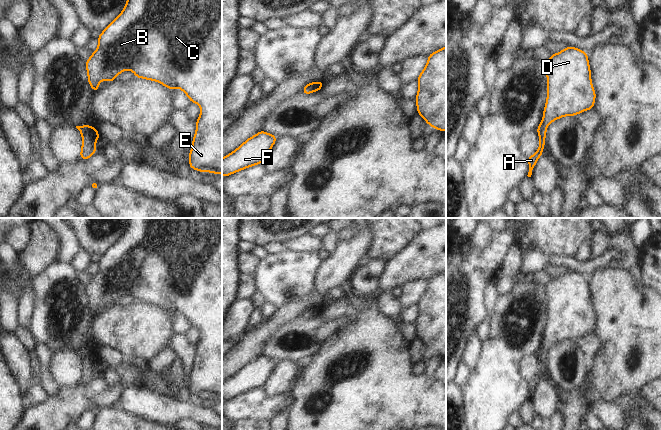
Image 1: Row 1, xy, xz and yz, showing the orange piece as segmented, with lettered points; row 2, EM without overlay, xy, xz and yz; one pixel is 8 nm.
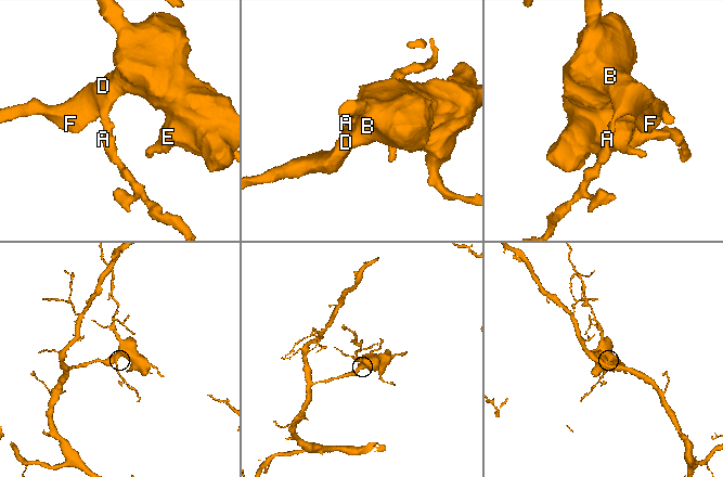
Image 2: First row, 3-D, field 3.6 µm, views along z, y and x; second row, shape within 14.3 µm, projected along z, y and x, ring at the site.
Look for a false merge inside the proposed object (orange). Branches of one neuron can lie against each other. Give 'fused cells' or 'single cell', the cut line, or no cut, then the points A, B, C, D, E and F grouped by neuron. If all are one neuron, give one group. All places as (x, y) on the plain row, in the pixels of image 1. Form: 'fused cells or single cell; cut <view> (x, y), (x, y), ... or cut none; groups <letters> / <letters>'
single cell; cut none; groups A B C D E F

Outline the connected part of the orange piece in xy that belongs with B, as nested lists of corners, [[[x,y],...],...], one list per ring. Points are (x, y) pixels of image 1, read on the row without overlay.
[[[128,218],[127,226],[120,239],[116,241],[99,259],[98,271],[85,286],[88,299],[88,308],[94,317],[98,316],[99,307],[103,304],[112,306],[126,294],[135,298],[135,302],[143,302],[159,306],[169,314],[181,313],[191,327],[200,330],[201,336],[196,344],[196,355],[189,376],[189,391],[199,396],[222,398],[222,218]]]

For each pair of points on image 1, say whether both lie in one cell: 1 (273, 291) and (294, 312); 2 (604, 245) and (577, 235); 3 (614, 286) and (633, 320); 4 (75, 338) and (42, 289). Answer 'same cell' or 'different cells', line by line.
1: different cells
2: different cells
3: same cell
4: same cell

